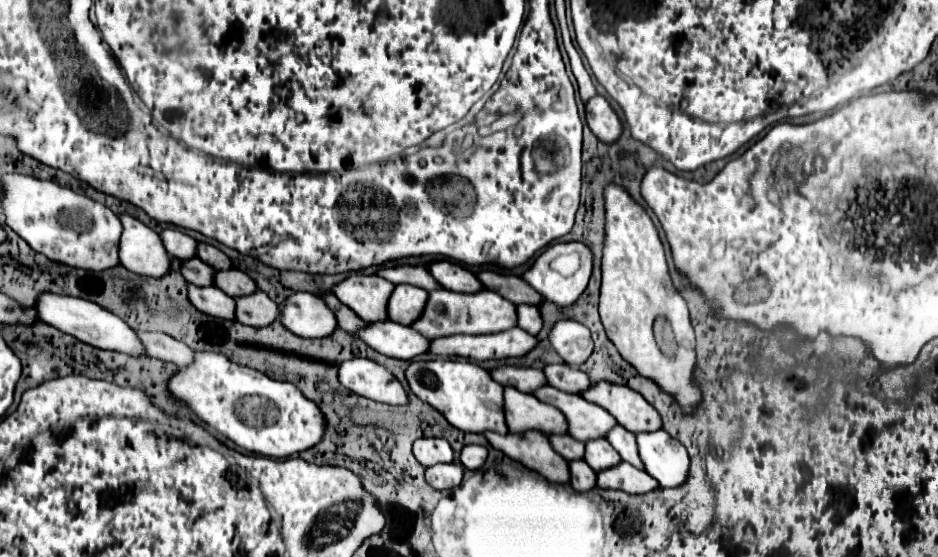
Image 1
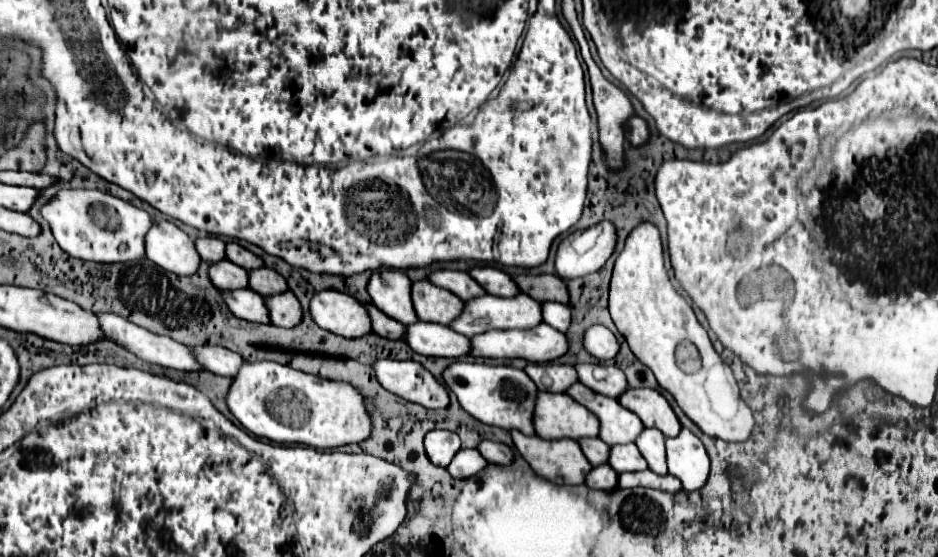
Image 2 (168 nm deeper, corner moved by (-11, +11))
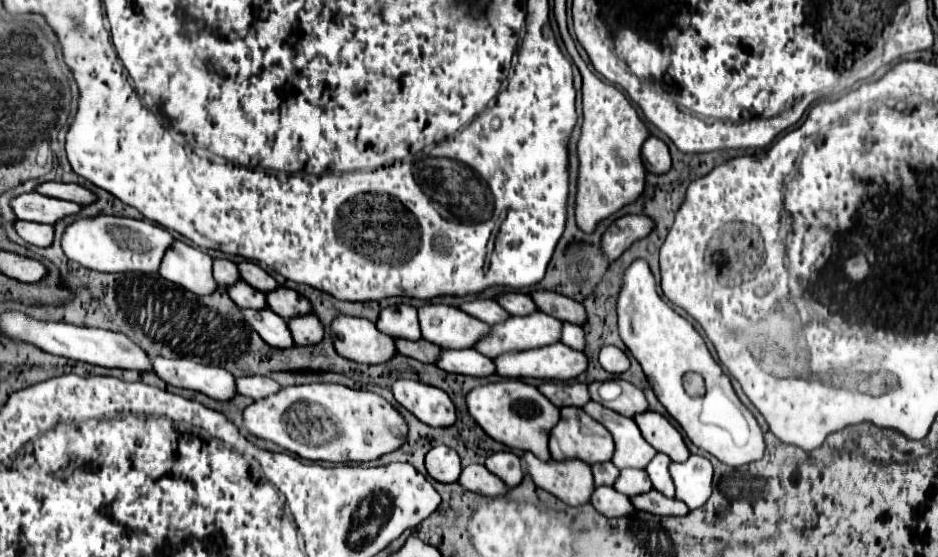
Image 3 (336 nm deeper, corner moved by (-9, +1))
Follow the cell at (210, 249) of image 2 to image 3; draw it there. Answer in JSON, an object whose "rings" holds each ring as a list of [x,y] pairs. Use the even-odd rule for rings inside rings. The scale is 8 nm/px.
{"rings":[[[213,259],[213,277],[219,287],[233,285],[235,281],[239,281],[237,265],[229,259]]]}

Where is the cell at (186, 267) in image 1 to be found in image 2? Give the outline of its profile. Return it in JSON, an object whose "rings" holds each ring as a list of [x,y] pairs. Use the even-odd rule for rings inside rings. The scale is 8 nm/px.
{"rings":[[[227,259],[219,263],[211,263],[209,275],[219,289],[247,289],[247,277],[249,277],[247,269],[233,265]]]}

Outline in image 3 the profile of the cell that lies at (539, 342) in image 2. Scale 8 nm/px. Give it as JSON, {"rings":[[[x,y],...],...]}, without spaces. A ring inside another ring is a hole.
{"rings":[[[563,343],[539,349],[507,351],[493,359],[501,377],[535,377],[567,381],[585,371],[585,355]]]}

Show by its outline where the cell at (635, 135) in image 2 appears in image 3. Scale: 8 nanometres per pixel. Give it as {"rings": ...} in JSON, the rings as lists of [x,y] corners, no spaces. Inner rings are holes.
{"rings":[[[653,135],[647,137],[647,141],[643,143],[641,159],[643,159],[643,165],[647,171],[653,171],[653,173],[669,171],[669,163],[671,163],[669,149],[661,139],[657,139]]]}

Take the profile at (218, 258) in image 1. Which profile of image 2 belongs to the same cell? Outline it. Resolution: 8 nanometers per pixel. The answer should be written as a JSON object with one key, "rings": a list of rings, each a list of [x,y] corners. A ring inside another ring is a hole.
{"rings":[[[227,243],[227,259],[233,261],[235,265],[247,269],[247,271],[251,271],[251,269],[261,269],[261,267],[263,267],[263,261],[261,261],[257,255],[253,255],[251,251],[243,249],[243,247],[237,245],[237,243]]]}

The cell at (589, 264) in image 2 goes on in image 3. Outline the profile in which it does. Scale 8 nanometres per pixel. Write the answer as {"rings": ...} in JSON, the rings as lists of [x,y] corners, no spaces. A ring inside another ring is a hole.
{"rings":[[[625,215],[613,221],[601,237],[601,255],[607,261],[615,261],[633,241],[649,235],[649,219],[645,215]]]}

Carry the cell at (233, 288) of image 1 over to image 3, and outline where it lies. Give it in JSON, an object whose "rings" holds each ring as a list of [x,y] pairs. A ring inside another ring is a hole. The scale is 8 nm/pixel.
{"rings":[[[277,287],[273,291],[267,291],[265,297],[267,297],[267,307],[277,315],[281,315],[283,319],[289,319],[299,313],[311,313],[311,303],[293,289]]]}

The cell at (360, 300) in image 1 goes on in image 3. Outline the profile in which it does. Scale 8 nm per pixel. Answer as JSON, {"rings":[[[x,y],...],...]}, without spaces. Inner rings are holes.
{"rings":[[[401,303],[399,307],[385,307],[379,313],[377,329],[385,335],[401,337],[401,339],[419,339],[419,321],[417,321],[417,309],[413,305]]]}

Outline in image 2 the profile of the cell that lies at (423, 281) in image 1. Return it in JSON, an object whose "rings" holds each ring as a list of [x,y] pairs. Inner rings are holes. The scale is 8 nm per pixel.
{"rings":[[[435,271],[431,275],[431,281],[439,287],[445,287],[447,291],[455,293],[457,297],[461,297],[463,301],[467,297],[479,297],[483,293],[487,293],[469,273],[461,273],[461,271]]]}

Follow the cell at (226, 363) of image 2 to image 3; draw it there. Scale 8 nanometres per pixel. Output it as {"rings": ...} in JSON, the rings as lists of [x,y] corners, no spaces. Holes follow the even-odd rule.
{"rings":[[[249,375],[249,377],[235,377],[235,387],[237,387],[237,393],[241,395],[247,395],[251,399],[261,399],[277,391],[279,383],[275,383],[271,377]]]}

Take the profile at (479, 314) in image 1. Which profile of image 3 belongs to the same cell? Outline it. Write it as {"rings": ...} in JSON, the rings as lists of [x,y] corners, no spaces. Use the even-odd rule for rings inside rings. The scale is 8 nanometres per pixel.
{"rings":[[[533,311],[531,315],[511,315],[501,323],[491,325],[489,333],[475,343],[475,349],[487,357],[501,355],[501,351],[545,347],[557,343],[561,335],[561,321]]]}

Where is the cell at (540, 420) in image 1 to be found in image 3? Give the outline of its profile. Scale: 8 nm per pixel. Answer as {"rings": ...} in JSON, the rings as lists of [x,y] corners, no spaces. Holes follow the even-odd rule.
{"rings":[[[561,407],[559,415],[561,419],[551,429],[551,437],[549,437],[549,451],[553,459],[561,461],[561,459],[577,457],[591,465],[591,463],[609,461],[613,457],[613,437],[609,435],[609,431],[605,431],[601,423],[597,423],[595,419],[589,419],[589,415],[585,415],[581,407]]]}

